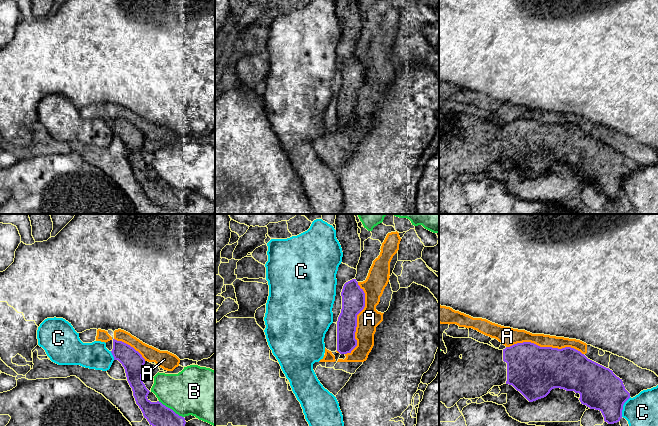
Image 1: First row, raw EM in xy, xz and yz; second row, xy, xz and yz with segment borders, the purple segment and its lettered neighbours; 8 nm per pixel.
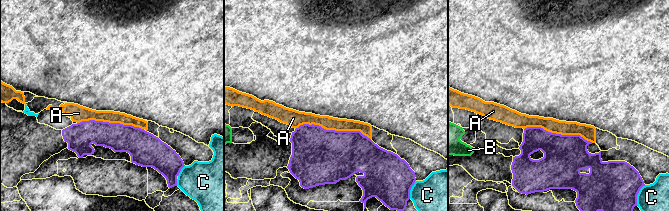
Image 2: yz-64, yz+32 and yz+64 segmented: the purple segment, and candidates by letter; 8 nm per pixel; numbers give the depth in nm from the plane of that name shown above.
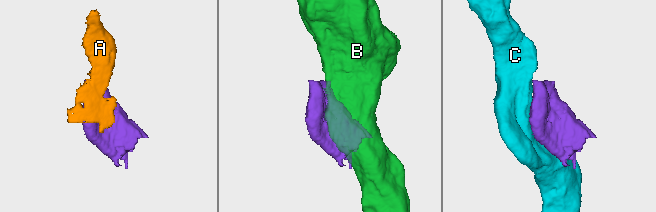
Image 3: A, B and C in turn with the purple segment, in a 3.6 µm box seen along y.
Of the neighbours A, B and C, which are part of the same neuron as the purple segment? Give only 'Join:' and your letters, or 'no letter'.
Join: no letter

